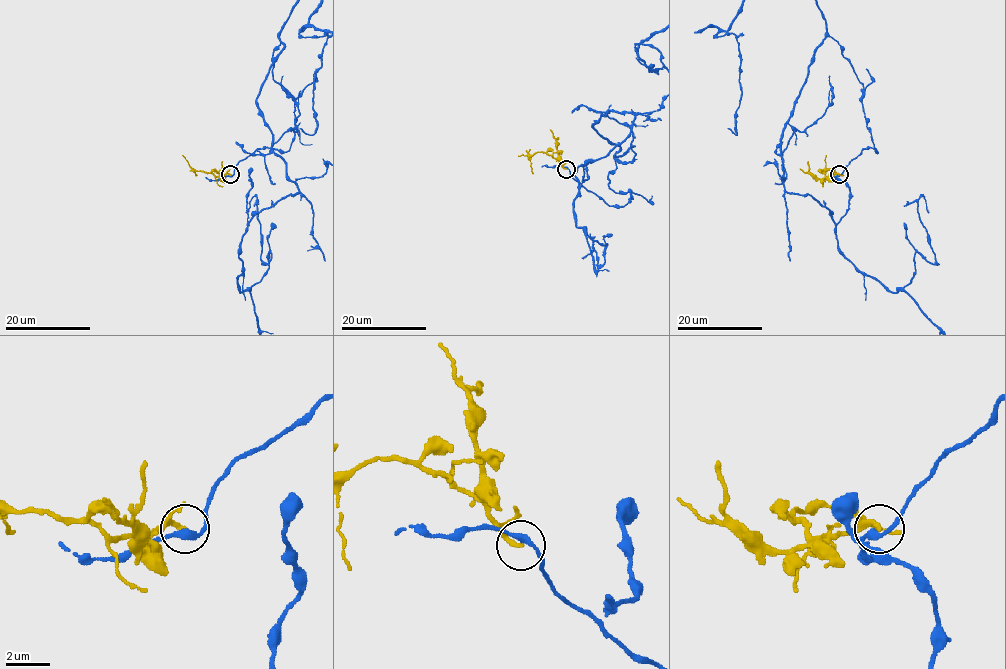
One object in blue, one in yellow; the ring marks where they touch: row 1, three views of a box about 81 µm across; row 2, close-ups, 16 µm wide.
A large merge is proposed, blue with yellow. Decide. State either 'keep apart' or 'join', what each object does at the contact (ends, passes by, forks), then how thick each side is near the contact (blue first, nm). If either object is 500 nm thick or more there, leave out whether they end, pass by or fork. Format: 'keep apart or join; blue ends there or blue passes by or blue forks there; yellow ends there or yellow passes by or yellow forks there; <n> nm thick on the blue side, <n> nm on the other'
keep apart; blue passes by; yellow ends there; 260 nm thick on the blue side, 200 nm on the other

